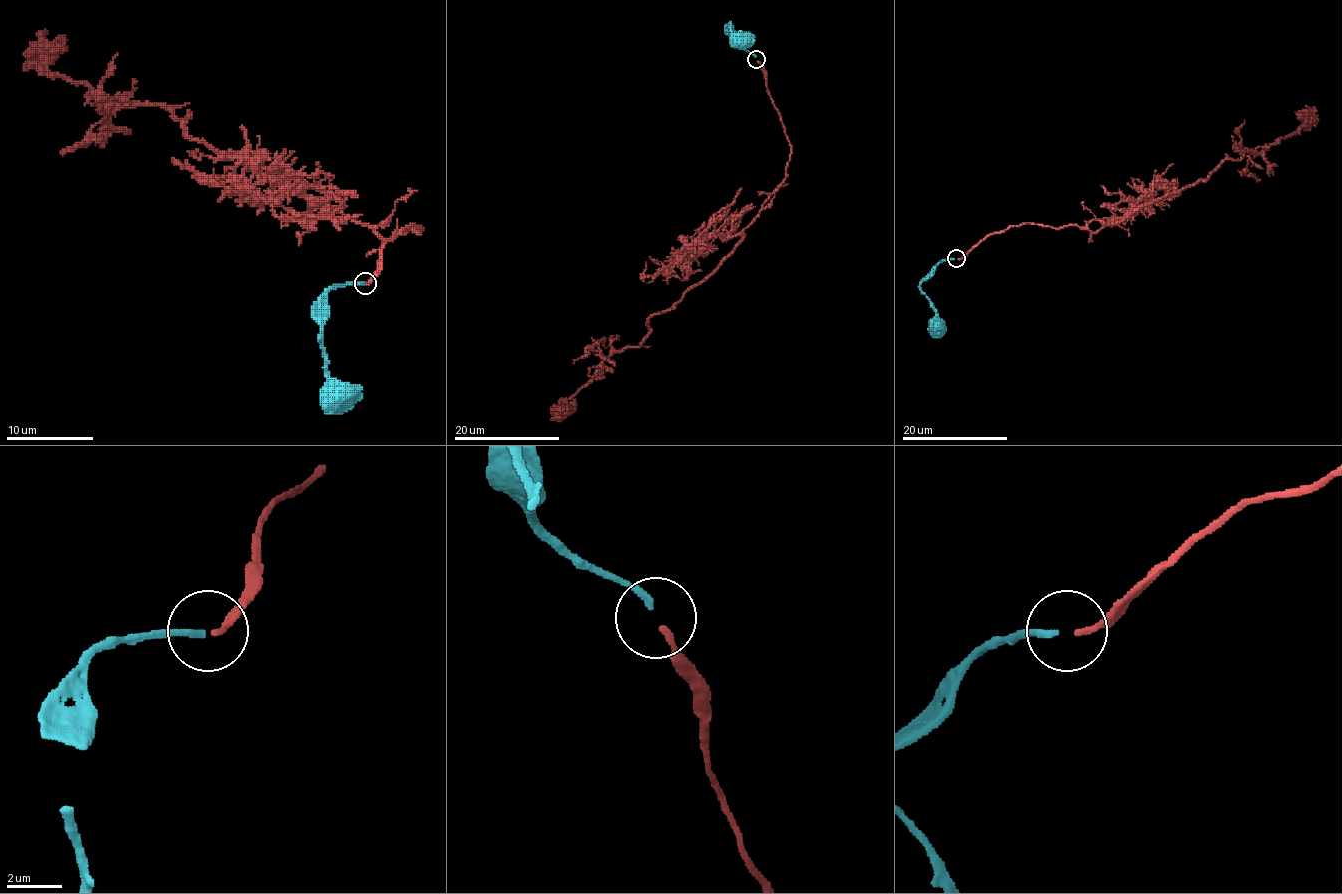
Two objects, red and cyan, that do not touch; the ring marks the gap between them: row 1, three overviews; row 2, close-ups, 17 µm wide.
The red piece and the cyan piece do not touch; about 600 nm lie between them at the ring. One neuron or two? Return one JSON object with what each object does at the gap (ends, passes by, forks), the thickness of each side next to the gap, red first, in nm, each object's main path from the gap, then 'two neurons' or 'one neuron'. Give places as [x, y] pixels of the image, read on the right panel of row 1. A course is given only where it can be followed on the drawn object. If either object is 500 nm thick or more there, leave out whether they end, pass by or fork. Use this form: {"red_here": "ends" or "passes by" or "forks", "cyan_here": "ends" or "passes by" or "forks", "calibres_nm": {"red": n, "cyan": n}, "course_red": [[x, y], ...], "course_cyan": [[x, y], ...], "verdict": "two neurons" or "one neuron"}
{"red_here": "ends", "cyan_here": "ends", "calibres_nm": {"red": 240, "cyan": 260}, "course_red": [[958, 258], [1025, 222], [1096, 232], [1120, 222], [1226, 159], [1285, 138], [1310, 112], [1305, 105]], "course_cyan": [[954, 258], [943, 259], [919, 286], [935, 312], [935, 327]], "verdict": "one neuron"}

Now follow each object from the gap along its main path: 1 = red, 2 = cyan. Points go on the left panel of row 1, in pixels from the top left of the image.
1: (366, 282), (421, 230), (384, 238), (187, 118), (108, 107), (47, 68), (45, 29)
2: (364, 282), (336, 284), (327, 293), (327, 319), (323, 328), (325, 367), (329, 372), (331, 396)

